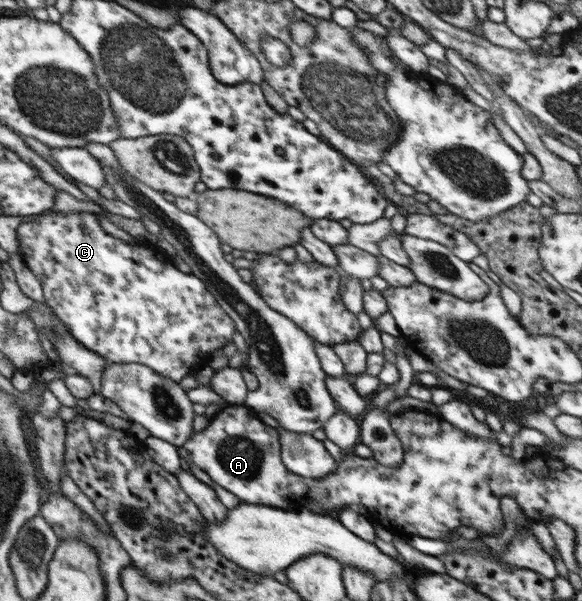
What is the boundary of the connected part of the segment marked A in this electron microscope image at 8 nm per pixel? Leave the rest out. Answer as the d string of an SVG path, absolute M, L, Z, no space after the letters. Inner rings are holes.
M226 404L211 418L209 427L193 434L183 447L178 448L178 454L208 482L215 481L227 491L231 491L243 503L268 505L285 511L297 512L297 509L303 509L303 501L308 495L310 479L290 472L283 465L280 436L278 429L265 425L257 413L247 405Z

